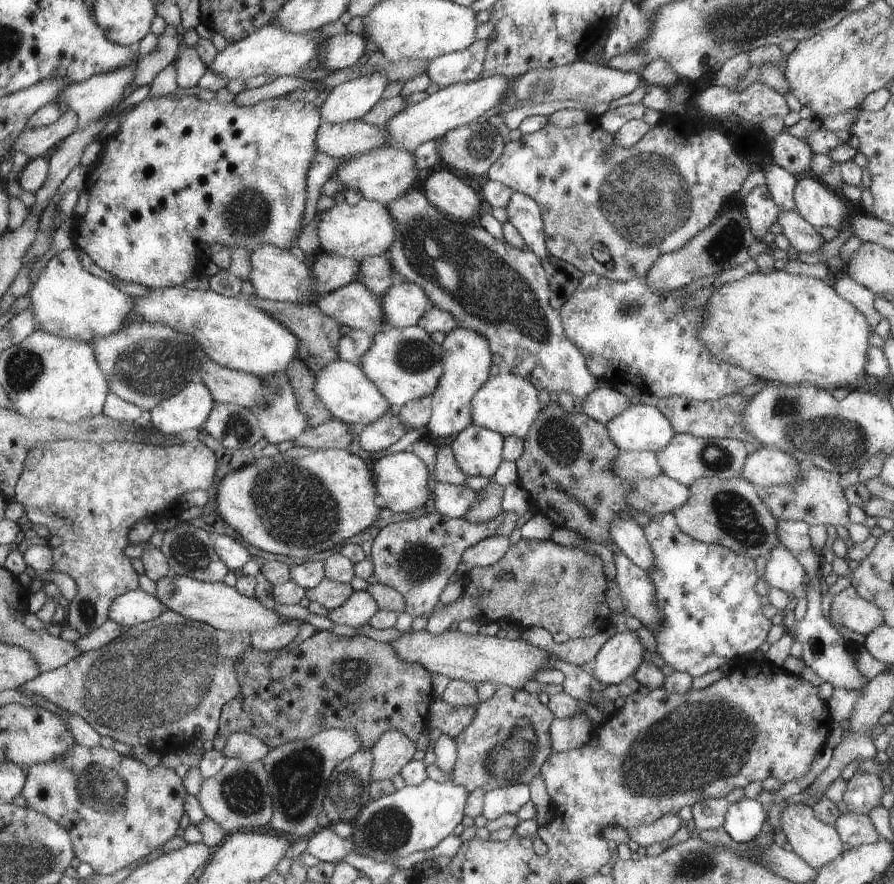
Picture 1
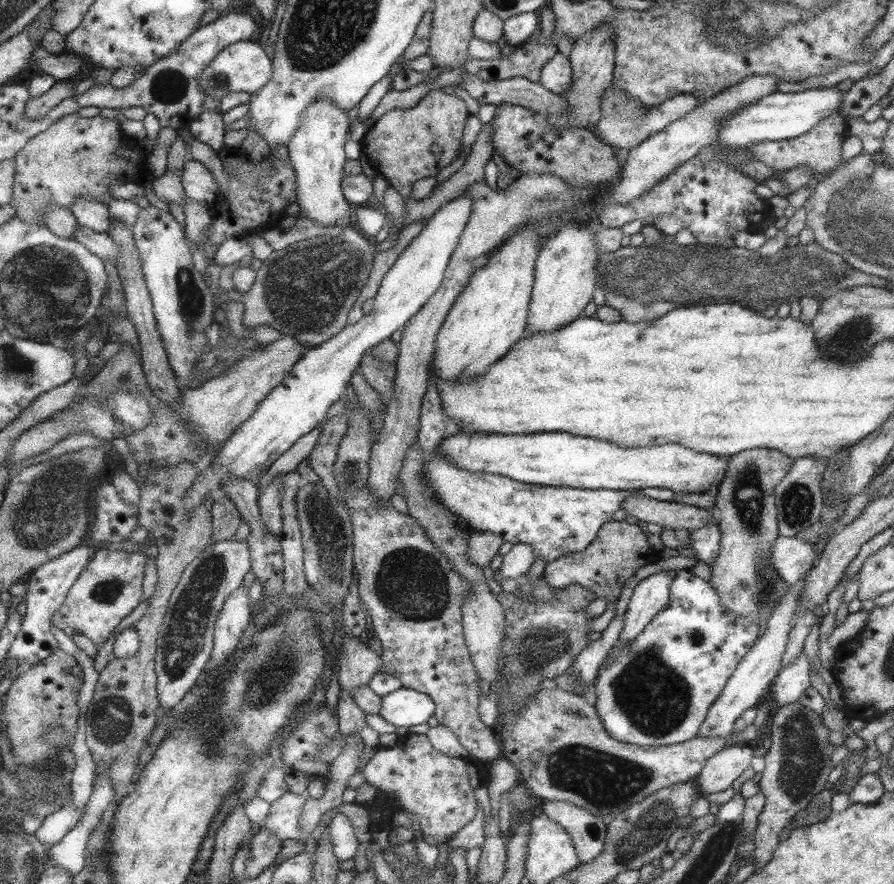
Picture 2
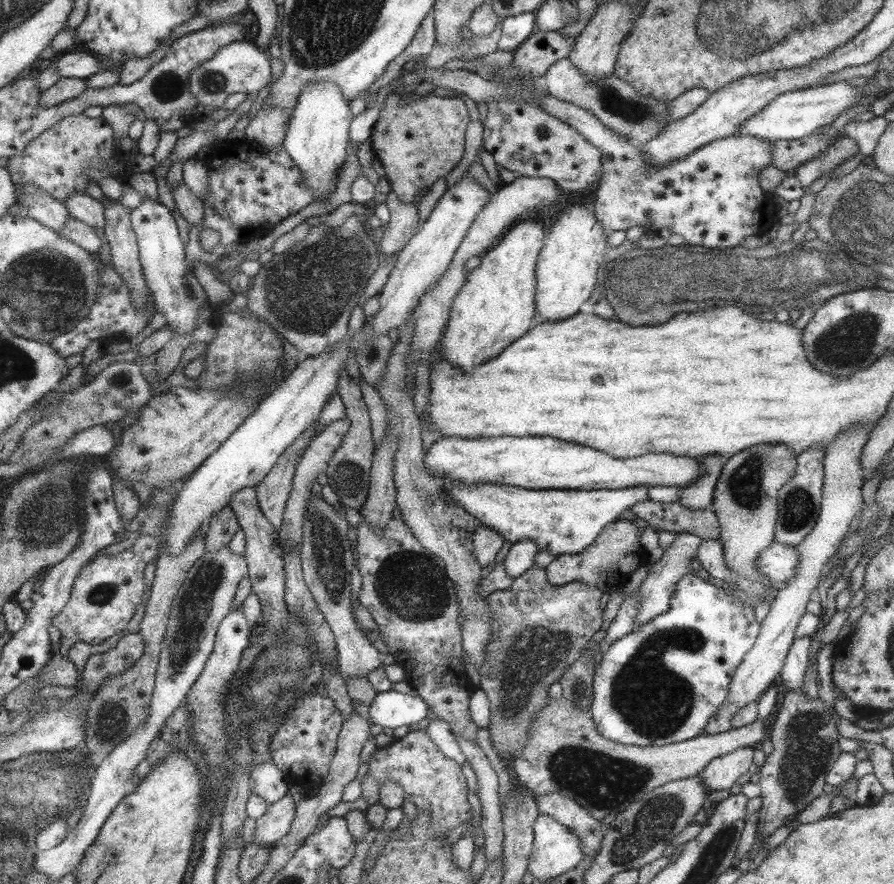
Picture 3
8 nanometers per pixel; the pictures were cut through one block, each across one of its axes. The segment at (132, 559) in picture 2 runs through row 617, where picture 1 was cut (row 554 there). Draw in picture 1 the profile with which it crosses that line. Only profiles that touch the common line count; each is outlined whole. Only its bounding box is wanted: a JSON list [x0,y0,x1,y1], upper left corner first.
[14,439,217,636]

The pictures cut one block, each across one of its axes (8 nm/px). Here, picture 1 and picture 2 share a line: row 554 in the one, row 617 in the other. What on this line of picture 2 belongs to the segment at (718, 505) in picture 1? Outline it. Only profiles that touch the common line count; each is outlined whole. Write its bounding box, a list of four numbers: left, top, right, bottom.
[707,448,792,624]

